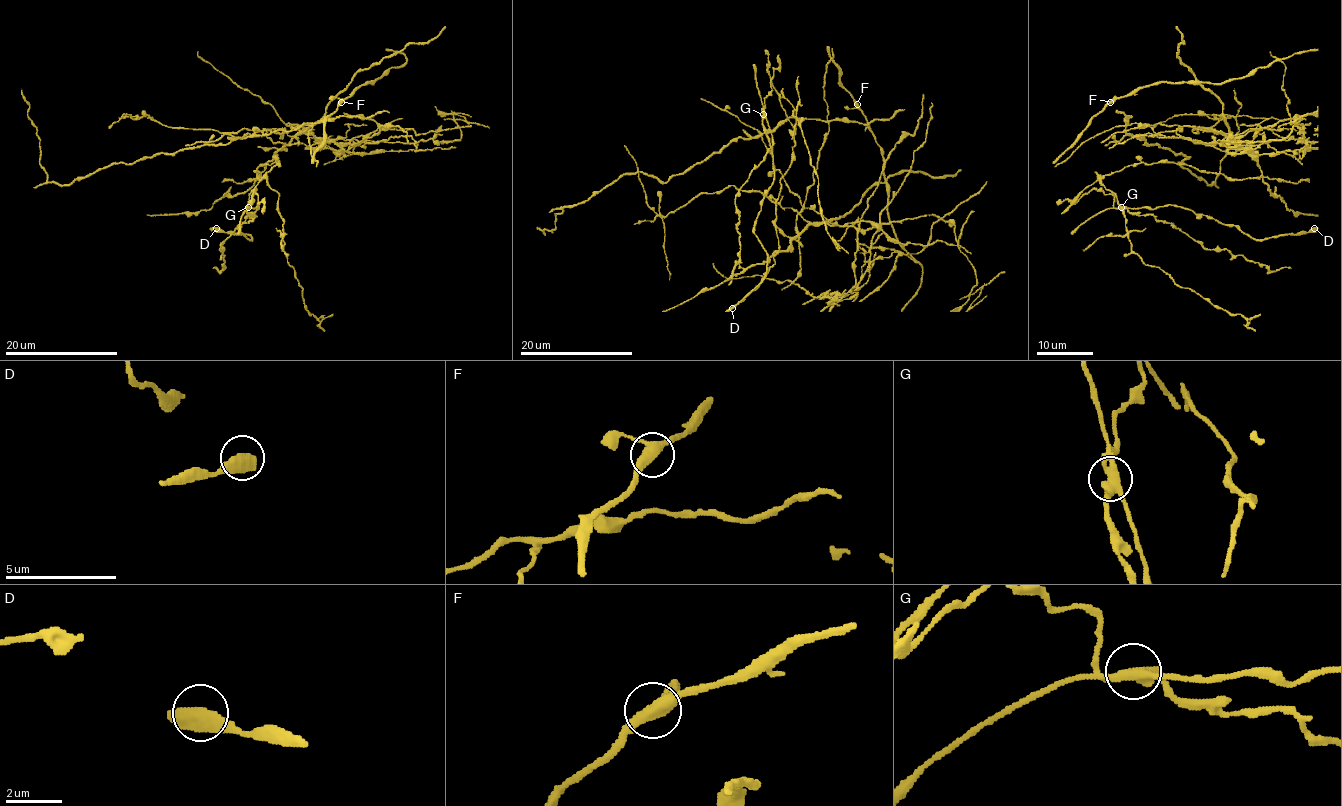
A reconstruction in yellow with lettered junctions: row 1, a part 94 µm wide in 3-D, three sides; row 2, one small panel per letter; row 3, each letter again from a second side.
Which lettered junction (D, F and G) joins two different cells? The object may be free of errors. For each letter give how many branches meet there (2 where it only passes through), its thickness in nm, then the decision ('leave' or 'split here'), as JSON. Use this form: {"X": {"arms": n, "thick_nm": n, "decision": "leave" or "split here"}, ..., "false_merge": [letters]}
{"D": {"arms": 2, "thick_nm": 440, "decision": "leave"}, "F": {"arms": 3, "thick_nm": 360, "decision": "leave"}, "G": {"arms": 3, "thick_nm": 360, "decision": "split here"}, "false_merge": ["G"]}

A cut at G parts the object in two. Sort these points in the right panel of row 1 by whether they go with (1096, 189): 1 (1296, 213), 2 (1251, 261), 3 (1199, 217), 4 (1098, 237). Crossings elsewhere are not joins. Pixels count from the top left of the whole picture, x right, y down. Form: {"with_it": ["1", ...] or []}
{"with_it": ["1", "2", "4"]}

